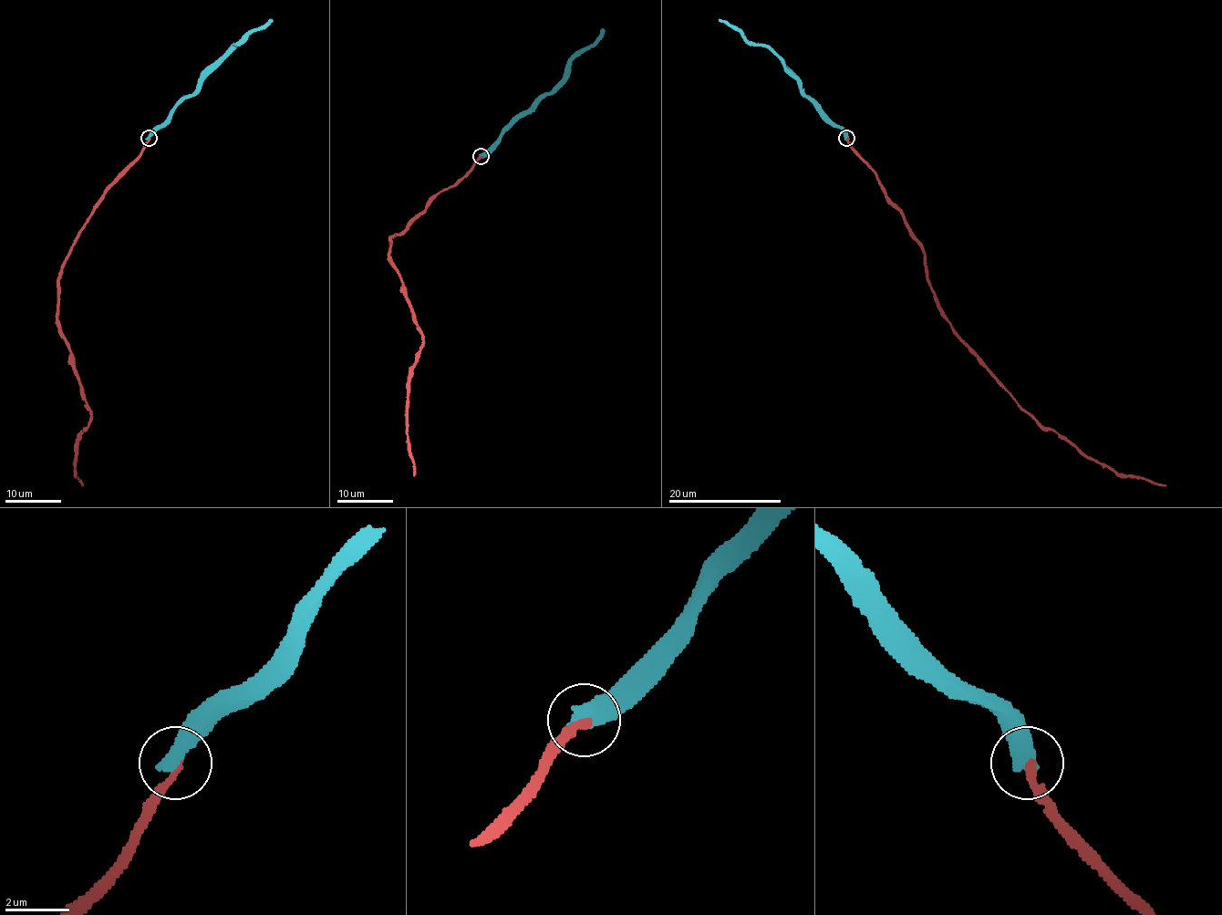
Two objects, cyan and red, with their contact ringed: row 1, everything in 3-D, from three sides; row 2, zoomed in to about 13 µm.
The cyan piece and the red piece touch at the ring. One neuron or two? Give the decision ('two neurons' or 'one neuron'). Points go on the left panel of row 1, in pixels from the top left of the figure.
two neurons

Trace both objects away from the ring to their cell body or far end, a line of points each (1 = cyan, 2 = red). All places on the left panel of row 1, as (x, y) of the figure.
1: (150, 139), (233, 46), (238, 46), (251, 33), (272, 20)
2: (150, 139), (90, 213), (59, 279), (59, 335), (90, 410), (75, 457), (75, 474), (81, 485)

